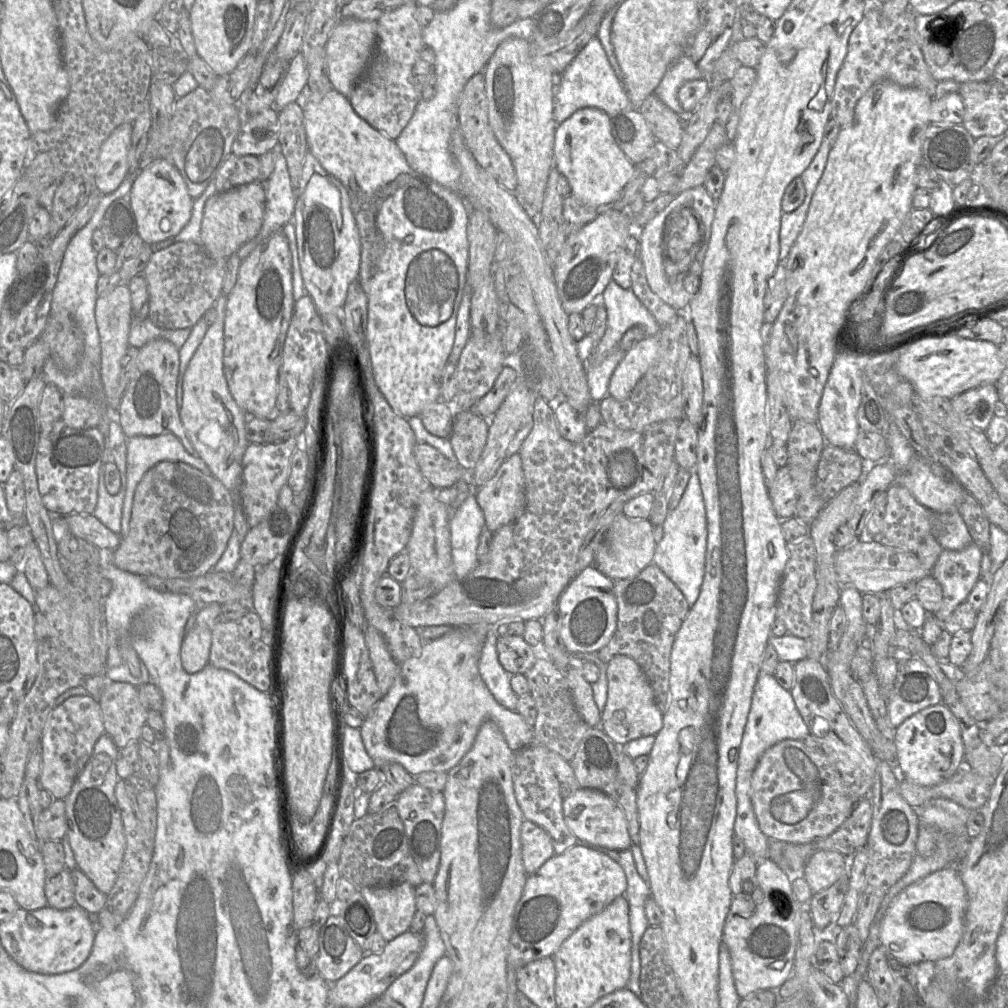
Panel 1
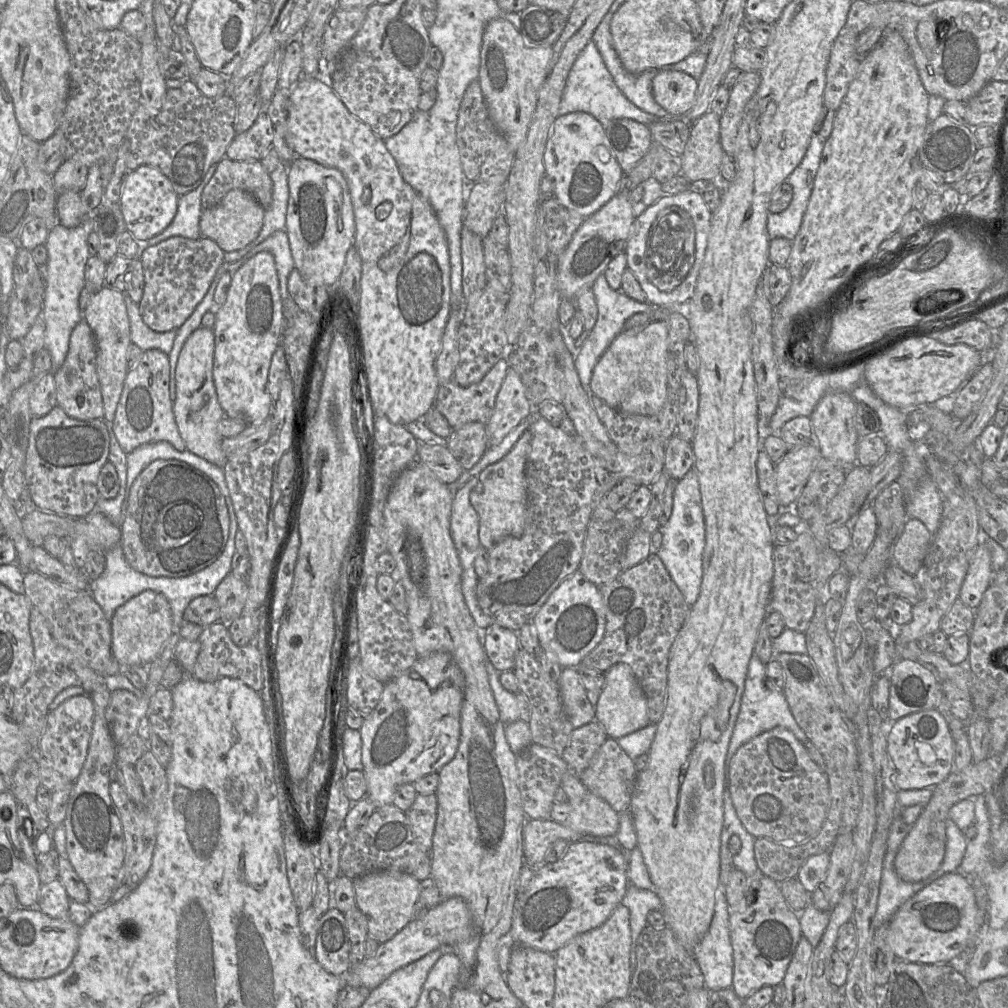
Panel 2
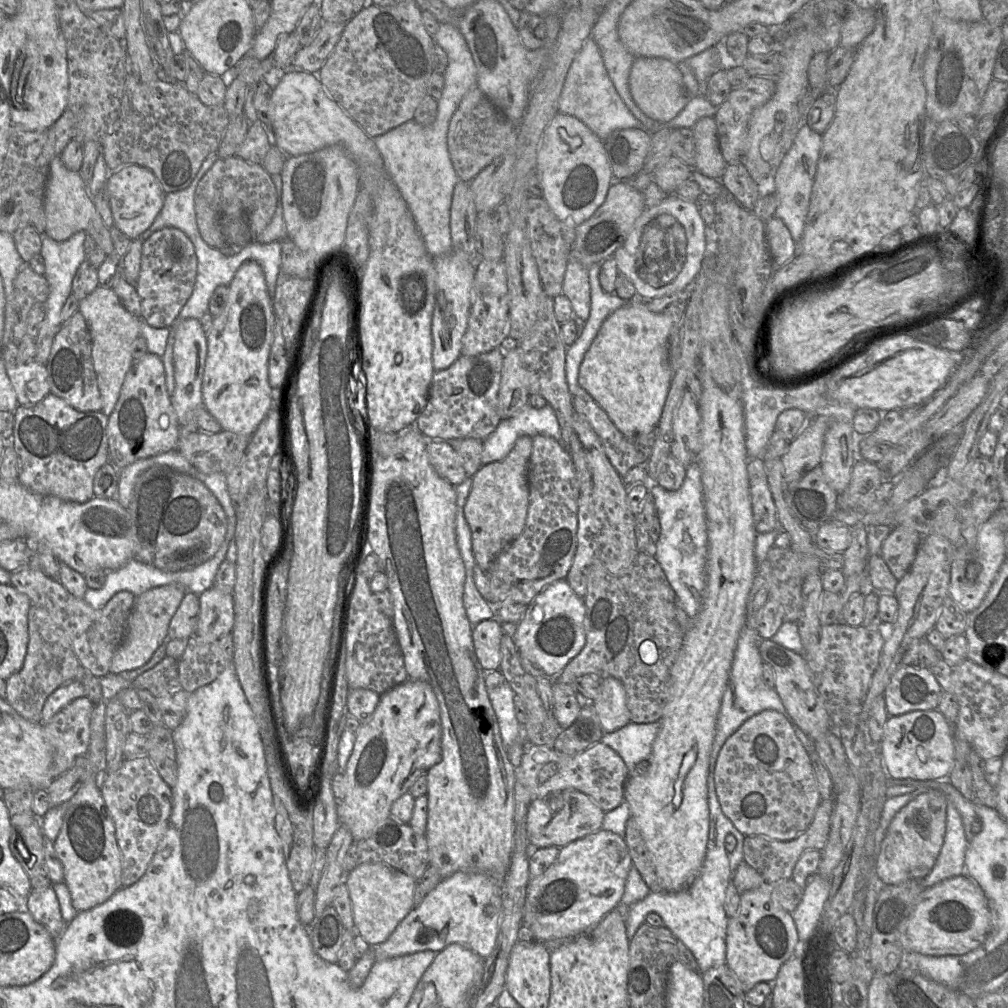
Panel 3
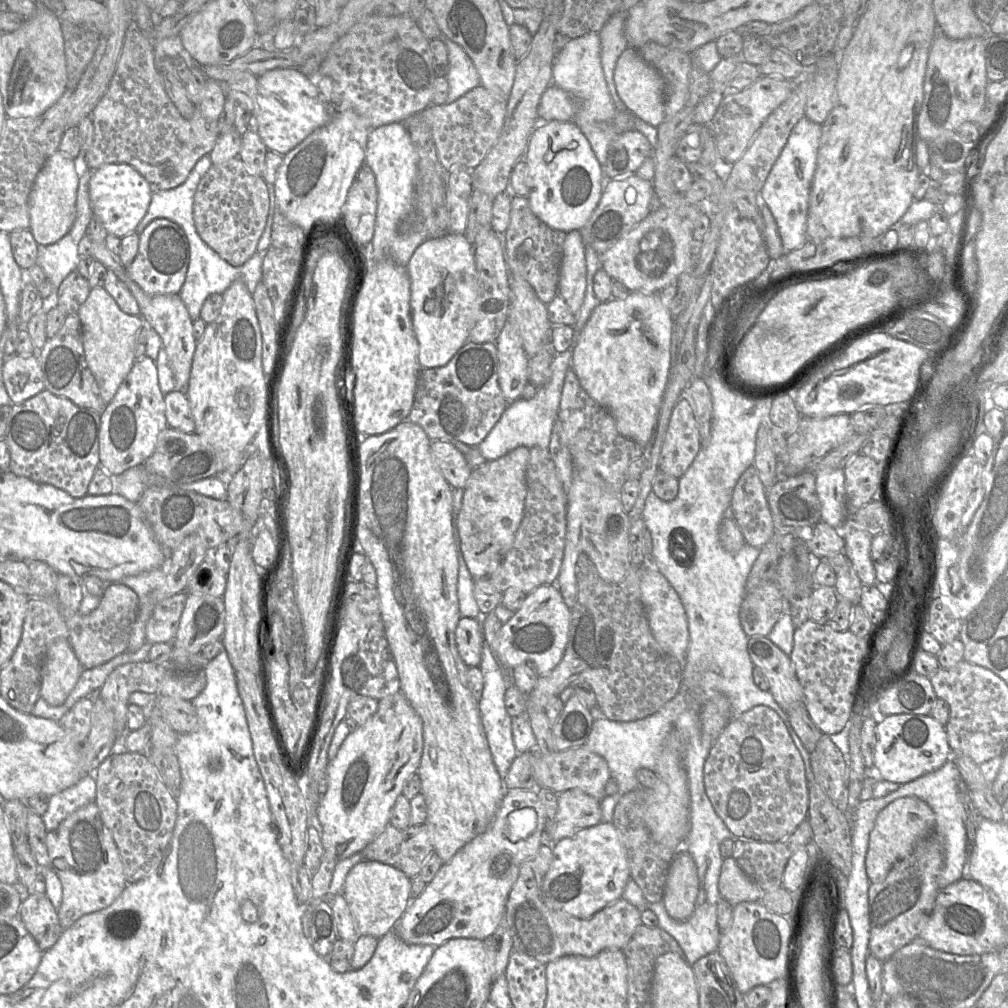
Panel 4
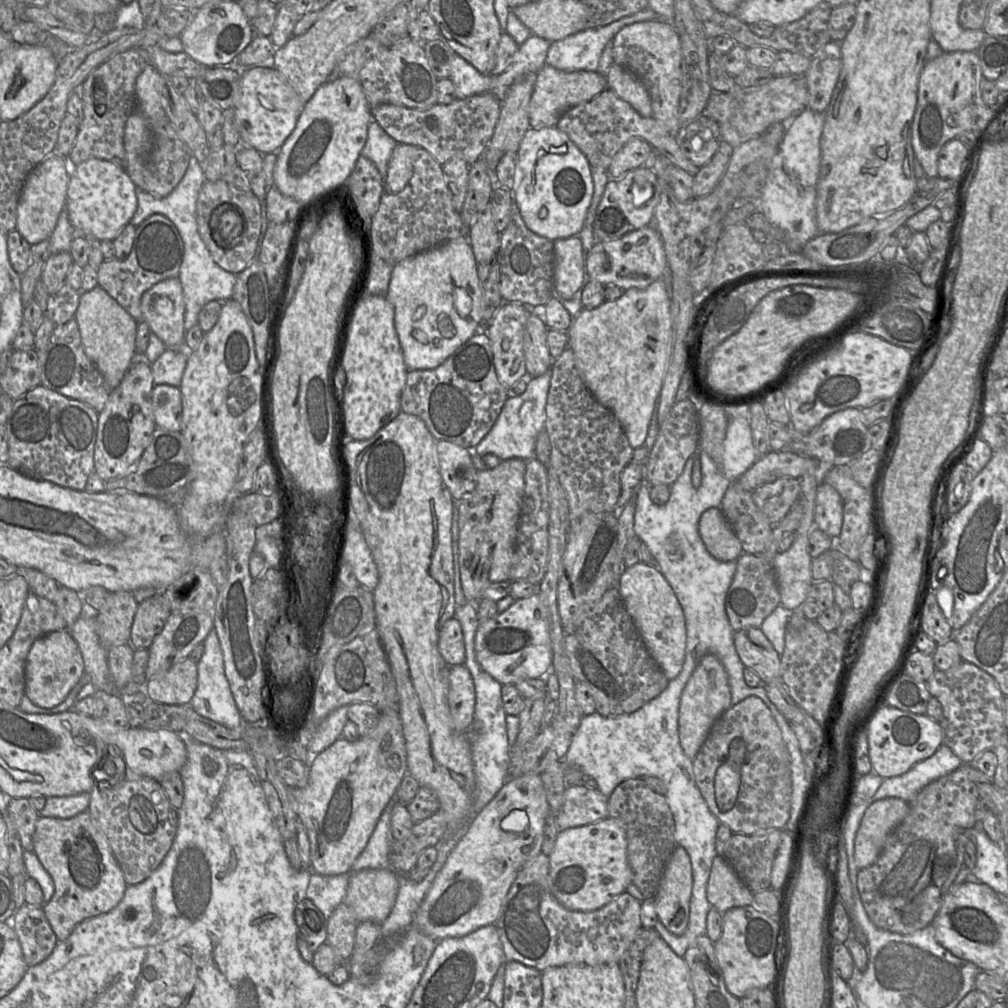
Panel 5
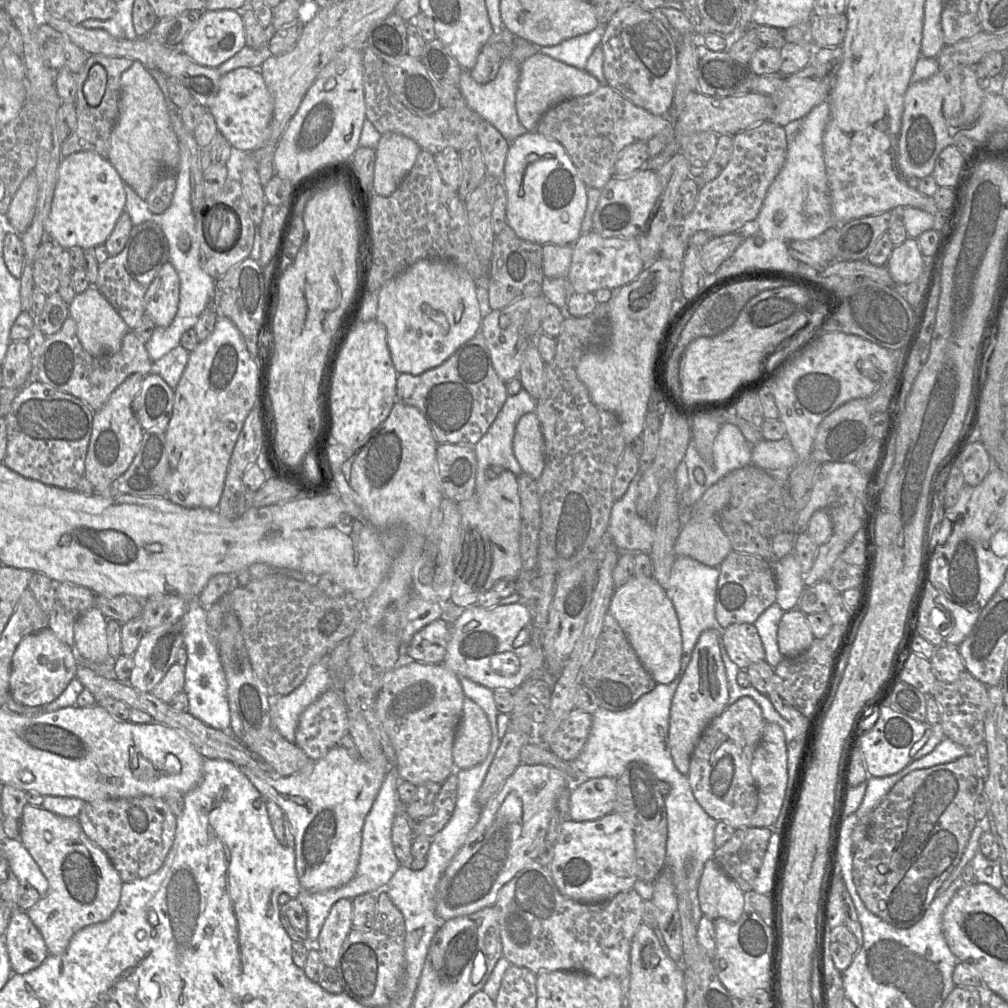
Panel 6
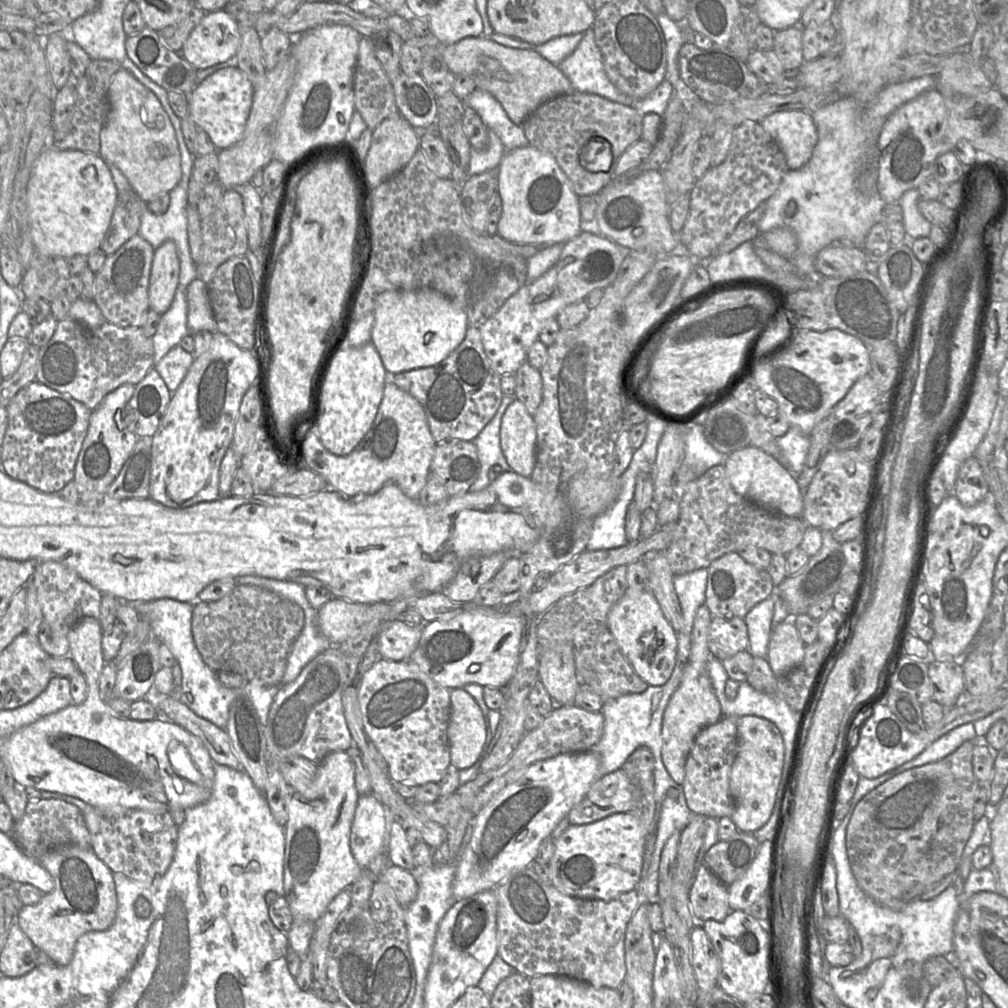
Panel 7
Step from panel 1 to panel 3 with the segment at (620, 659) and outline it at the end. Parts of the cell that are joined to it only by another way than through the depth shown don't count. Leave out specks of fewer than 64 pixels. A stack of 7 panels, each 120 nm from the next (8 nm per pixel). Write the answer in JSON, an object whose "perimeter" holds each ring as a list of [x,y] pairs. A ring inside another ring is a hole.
{"perimeter":[[[608,677],[601,681],[601,693],[593,706],[604,733],[614,732],[630,723],[626,691],[616,678]]]}

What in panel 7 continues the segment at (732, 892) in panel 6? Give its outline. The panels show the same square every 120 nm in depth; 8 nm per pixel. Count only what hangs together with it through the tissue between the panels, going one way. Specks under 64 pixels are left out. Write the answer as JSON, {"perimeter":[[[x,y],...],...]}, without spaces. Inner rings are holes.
{"perimeter":[[[701,863],[689,889],[690,909],[697,921],[722,921],[731,912],[727,885]]]}

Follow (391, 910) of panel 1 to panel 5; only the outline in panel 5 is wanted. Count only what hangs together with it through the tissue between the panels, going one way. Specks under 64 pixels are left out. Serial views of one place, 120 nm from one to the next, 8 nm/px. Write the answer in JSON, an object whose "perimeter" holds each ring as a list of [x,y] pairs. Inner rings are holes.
{"perimeter":[[[363,869],[350,873],[345,903],[352,909],[358,922],[382,924],[389,916],[399,888],[399,873],[393,869]]]}

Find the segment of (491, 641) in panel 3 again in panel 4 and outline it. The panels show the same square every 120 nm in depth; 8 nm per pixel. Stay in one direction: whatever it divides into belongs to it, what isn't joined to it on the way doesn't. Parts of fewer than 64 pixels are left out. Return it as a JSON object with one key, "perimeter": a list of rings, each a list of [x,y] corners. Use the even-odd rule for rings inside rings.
{"perimeter":[[[461,617],[455,631],[460,657],[468,667],[479,667],[482,659],[484,634],[478,619]]]}

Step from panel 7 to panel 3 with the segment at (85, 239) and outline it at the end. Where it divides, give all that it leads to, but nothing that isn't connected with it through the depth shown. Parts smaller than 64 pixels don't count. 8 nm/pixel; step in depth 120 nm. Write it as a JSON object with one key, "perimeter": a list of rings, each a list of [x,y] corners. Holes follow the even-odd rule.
{"perimeter":[[[129,165],[111,172],[105,183],[115,226],[130,239],[137,239],[147,230],[163,207],[165,192],[155,175],[147,168]]]}

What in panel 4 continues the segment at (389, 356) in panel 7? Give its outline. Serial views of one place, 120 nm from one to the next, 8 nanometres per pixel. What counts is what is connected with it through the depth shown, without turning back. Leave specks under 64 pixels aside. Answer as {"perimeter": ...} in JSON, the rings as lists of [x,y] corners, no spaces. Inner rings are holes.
{"perimeter":[[[446,233],[426,239],[413,253],[406,270],[411,282],[411,316],[419,344],[421,368],[445,366],[466,344],[479,310],[474,246],[465,234]]]}

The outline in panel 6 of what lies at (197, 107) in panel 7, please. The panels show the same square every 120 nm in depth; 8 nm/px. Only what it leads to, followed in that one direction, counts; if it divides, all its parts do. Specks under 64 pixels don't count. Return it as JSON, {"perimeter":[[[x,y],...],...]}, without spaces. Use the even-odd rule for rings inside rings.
{"perimeter":[[[240,67],[221,76],[219,91],[208,107],[214,117],[218,132],[230,143],[234,150],[254,151],[267,144],[273,116],[273,99],[259,69]]]}

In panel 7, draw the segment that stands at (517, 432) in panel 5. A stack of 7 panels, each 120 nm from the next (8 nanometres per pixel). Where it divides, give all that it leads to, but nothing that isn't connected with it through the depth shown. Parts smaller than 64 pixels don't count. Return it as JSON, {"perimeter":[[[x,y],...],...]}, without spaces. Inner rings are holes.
{"perimeter":[[[504,395],[502,402],[493,418],[473,440],[478,452],[480,472],[469,491],[480,491],[490,484],[489,471],[499,465],[503,471],[513,471],[508,464],[500,444],[500,427],[507,407],[517,398],[515,395]]]}

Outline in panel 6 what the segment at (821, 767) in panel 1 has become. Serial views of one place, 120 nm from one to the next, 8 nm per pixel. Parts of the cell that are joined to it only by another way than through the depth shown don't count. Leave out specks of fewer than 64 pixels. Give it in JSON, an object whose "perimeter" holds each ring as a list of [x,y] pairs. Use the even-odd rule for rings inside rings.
{"perimeter":[[[741,697],[706,726],[691,756],[687,776],[695,799],[717,822],[725,821],[735,830],[751,827],[751,819],[758,805],[758,787],[750,767],[765,723],[759,705],[750,697]]]}

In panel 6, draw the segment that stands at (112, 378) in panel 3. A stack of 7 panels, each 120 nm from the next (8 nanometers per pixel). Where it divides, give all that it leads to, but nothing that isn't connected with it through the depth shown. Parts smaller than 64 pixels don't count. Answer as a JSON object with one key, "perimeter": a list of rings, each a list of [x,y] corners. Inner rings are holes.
{"perimeter":[[[90,286],[81,294],[76,294],[69,304],[69,316],[75,321],[77,336],[82,347],[94,357],[108,356],[118,352],[123,337],[130,331],[121,316],[96,286]]]}

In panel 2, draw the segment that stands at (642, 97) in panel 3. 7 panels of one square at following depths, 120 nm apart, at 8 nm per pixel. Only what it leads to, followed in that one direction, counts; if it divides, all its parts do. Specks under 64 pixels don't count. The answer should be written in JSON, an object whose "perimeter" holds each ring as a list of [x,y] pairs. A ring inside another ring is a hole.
{"perimeter":[[[661,69],[652,80],[654,100],[671,116],[685,116],[691,109],[698,88],[698,81],[689,74]]]}

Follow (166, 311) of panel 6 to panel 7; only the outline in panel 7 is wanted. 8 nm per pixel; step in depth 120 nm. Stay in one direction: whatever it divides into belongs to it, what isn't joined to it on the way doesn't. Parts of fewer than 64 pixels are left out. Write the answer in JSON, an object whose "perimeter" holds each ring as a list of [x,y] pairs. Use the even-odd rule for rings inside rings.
{"perimeter":[[[166,240],[154,251],[148,286],[150,309],[163,315],[170,308],[179,282],[176,244]]]}

